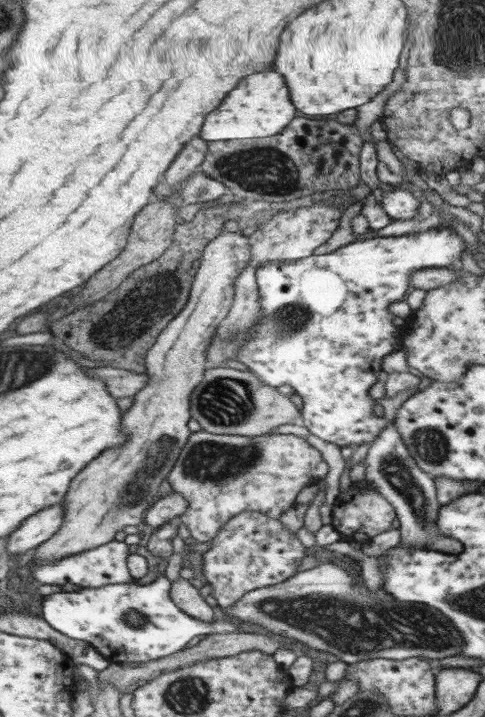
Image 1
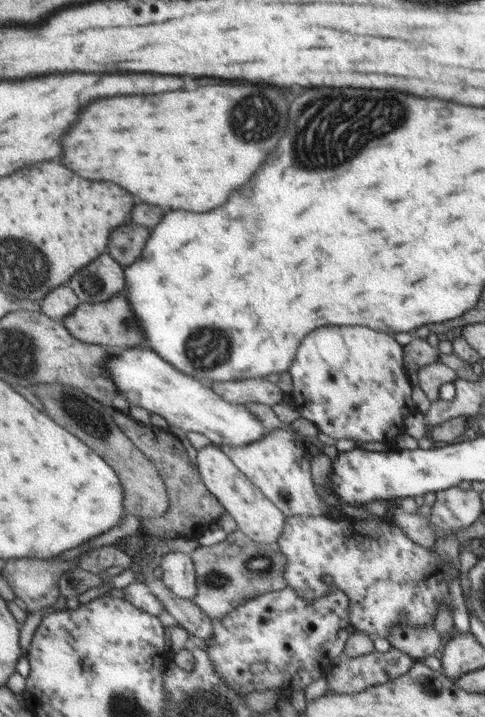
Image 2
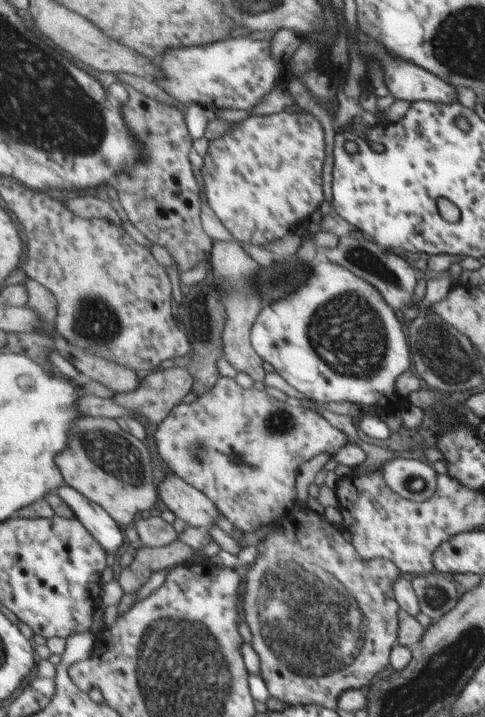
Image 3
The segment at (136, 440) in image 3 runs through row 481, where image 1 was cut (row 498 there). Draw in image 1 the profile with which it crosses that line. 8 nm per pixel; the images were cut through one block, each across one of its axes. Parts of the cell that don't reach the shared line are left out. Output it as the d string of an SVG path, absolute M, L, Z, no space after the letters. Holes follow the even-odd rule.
M224 232L207 247L188 308L168 325L147 355L150 384L136 394L133 406L124 415L124 431L129 436L126 444L104 452L74 480L65 499L66 523L58 534L36 549L28 564L30 569L40 560L54 562L116 541L118 532L126 530L126 526L140 526L157 501L169 496L164 492L164 484L168 484L183 448L194 434L188 426L195 418L192 395L207 378L208 351L212 350L220 323L232 311L235 285L253 256L249 237L240 232Z

